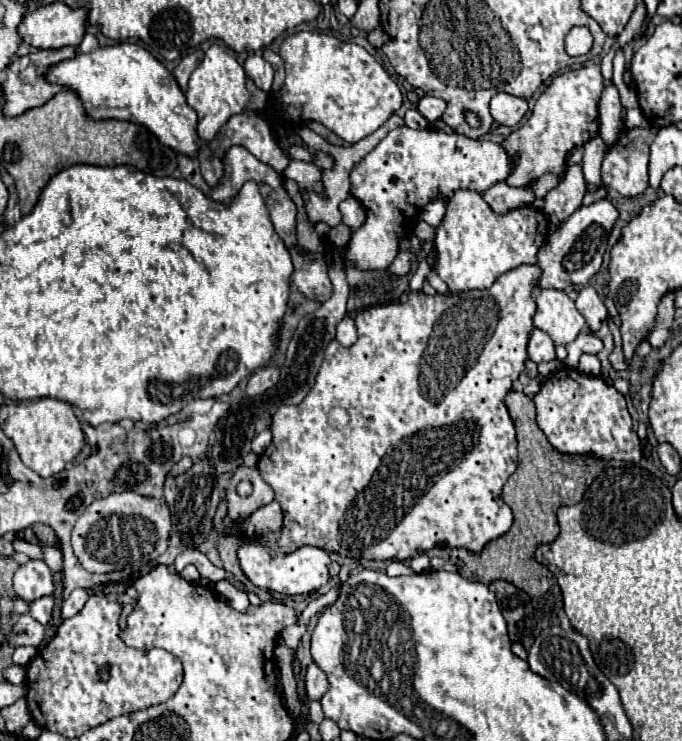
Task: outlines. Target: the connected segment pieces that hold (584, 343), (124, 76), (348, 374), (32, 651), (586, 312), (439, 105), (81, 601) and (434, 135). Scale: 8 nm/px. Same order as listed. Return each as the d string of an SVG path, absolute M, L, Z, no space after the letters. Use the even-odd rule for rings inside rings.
M581 333L573 343L567 345L567 359L563 363L575 369L583 353L597 353L601 349L603 349L603 343L593 333Z
M117 43L91 53L75 53L75 57L51 65L45 79L75 91L91 119L119 119L145 125L163 145L189 157L197 155L197 113L187 105L175 77L143 47Z
M521 265L501 275L489 289L483 291L481 289L463 291L451 297L439 293L425 295L423 291L409 291L407 303L377 305L357 313L357 331L359 331L357 343L353 347L343 347L337 341L333 341L327 347L325 361L317 373L317 383L311 387L311 393L299 405L281 405L275 411L273 415L275 425L271 423L273 441L257 461L257 469L261 477L273 487L275 499L281 503L283 509L283 527L277 539L279 553L285 555L285 553L293 553L303 545L315 545L325 551L335 551L341 557L351 557L351 559L365 557L375 561L387 561L387 559L405 561L411 559L417 551L425 553L433 549L435 543L445 543L445 541L447 547L465 547L473 553L479 553L489 541L509 531L513 523L513 515L509 505L505 505L501 499L501 487L517 467L517 437L503 399L511 391L513 379L517 379L525 367L527 337L531 335L533 313L535 313L535 301L531 295L537 279L539 279L537 265L533 267ZM423 355L429 355L427 375L423 375L423 367L421 367Z
M20 646L16 648L12 656L13 664L26 666L37 655L37 652L37 649L32 646Z
M583 287L579 291L579 297L575 299L575 305L579 309L579 313L585 317L587 321L587 327L595 333L601 329L601 325L607 321L607 309L603 305L603 299L595 293L593 287Z
M423 97L423 99L419 101L417 109L419 109L419 113L421 113L429 123L433 123L433 121L441 119L441 115L443 115L443 111L445 111L445 101L443 101L443 99L437 99L437 97Z
M75 589L75 591L63 601L61 619L69 619L69 617L73 617L75 613L79 613L79 609L83 609L87 597L89 597L89 595L87 595L85 589Z
M407 125L393 129L353 171L351 171L351 195L365 207L367 221L357 229L347 245L345 259L351 261L357 269L387 269L389 263L399 253L399 241L407 233L413 233L413 227L419 219L423 207L435 199L449 201L455 191L467 189L483 195L491 185L503 181L513 169L513 159L503 153L497 143L491 141L473 141L459 133L445 133L439 129L411 129Z

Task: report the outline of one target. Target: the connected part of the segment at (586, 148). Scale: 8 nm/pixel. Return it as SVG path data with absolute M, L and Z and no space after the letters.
M599 137L587 141L583 145L583 173L585 173L585 181L589 187L589 193L597 191L601 187L601 161L605 157L605 145Z

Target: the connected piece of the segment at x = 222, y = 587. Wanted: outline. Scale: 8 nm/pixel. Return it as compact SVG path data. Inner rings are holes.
M219 581L219 583L215 585L215 589L217 589L217 593L219 593L233 609L239 609L239 611L247 611L247 609L249 609L249 599L247 599L247 595L245 595L241 589L233 587L229 581Z

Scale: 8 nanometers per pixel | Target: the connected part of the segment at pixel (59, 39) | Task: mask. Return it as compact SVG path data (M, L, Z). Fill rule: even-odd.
M51 3L27 13L19 25L19 35L37 49L77 47L85 35L87 17L89 11L85 7L71 9L65 3Z

